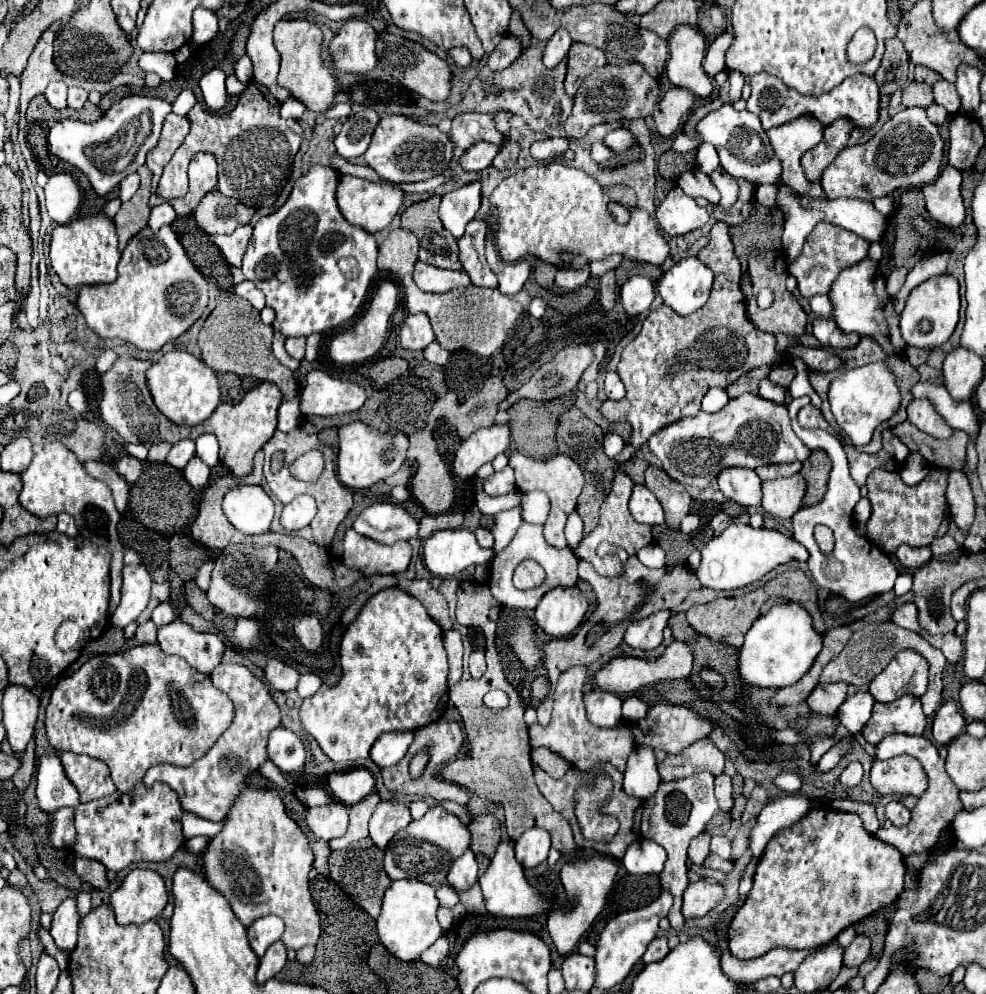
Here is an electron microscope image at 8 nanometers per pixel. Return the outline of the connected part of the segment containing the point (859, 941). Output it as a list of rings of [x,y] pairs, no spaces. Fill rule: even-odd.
[[[857,934],[855,940],[845,950],[845,966],[859,966],[863,960],[867,960],[871,954],[871,940],[865,934]]]

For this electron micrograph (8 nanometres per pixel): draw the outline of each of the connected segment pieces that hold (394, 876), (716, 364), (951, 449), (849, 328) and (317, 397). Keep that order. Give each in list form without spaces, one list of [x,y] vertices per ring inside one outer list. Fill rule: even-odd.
[[[439,804],[429,808],[427,814],[421,820],[413,820],[405,830],[397,832],[395,838],[385,848],[385,872],[391,880],[421,880],[431,886],[439,886],[445,882],[445,874],[449,872],[449,866],[453,864],[453,858],[459,858],[465,850],[471,848],[471,834],[469,828],[455,816],[445,812]]]
[[[715,222],[709,232],[709,242],[699,250],[697,258],[705,262],[715,274],[709,302],[689,316],[679,316],[669,306],[651,310],[639,336],[633,338],[621,352],[617,372],[627,390],[625,398],[619,402],[603,400],[597,406],[597,412],[603,420],[611,424],[629,422],[633,428],[633,446],[625,446],[625,450],[615,456],[615,460],[621,464],[627,462],[637,452],[637,448],[643,446],[657,430],[677,422],[679,418],[695,416],[701,410],[701,398],[711,386],[727,388],[727,384],[753,368],[775,368],[779,364],[791,364],[795,358],[799,358],[809,370],[815,372],[833,372],[845,364],[839,356],[827,352],[825,348],[805,348],[795,344],[785,352],[777,352],[775,336],[753,326],[747,316],[743,292],[739,288],[741,264],[735,258],[729,226],[725,222]],[[741,338],[747,346],[743,364]]]
[[[909,420],[897,424],[891,428],[895,436],[911,450],[919,452],[931,466],[937,468],[947,468],[947,470],[961,470],[961,462],[965,460],[967,452],[967,440],[969,436],[961,430],[955,430],[953,436],[941,440],[941,438],[931,438],[925,432],[917,430]],[[961,444],[963,444],[963,458],[961,458]]]
[[[865,258],[855,266],[845,268],[833,282],[829,290],[833,302],[833,318],[843,332],[857,332],[861,336],[875,338],[887,354],[899,354],[905,348],[905,340],[899,334],[899,318],[893,314],[893,302],[885,292],[885,280],[879,272],[879,266]]]
[[[321,370],[307,374],[307,386],[301,392],[303,414],[335,416],[349,414],[363,406],[365,390],[359,384],[337,380]]]

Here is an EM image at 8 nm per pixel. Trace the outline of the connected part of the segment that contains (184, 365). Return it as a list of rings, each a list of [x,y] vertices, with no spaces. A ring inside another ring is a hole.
[[[183,350],[165,352],[159,362],[155,362],[147,372],[147,382],[155,406],[179,426],[197,426],[207,420],[213,410],[221,404],[221,392],[215,372],[199,358]]]

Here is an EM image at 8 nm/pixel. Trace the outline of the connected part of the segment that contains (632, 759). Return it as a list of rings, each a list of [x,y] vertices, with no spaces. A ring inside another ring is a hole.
[[[635,748],[629,756],[623,790],[633,798],[649,800],[659,786],[659,772],[655,764],[655,752],[649,748]]]

